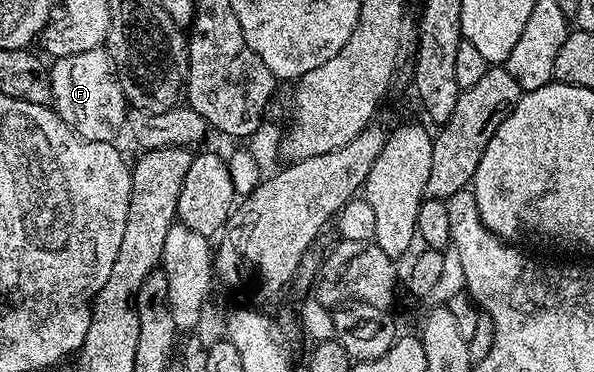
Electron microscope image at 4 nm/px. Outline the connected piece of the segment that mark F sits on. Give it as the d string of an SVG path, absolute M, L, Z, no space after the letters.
M104 47L95 50L83 50L83 54L58 56L49 68L51 78L51 107L74 131L87 140L97 142L112 142L124 131L128 121L129 103L122 92L121 84Z

